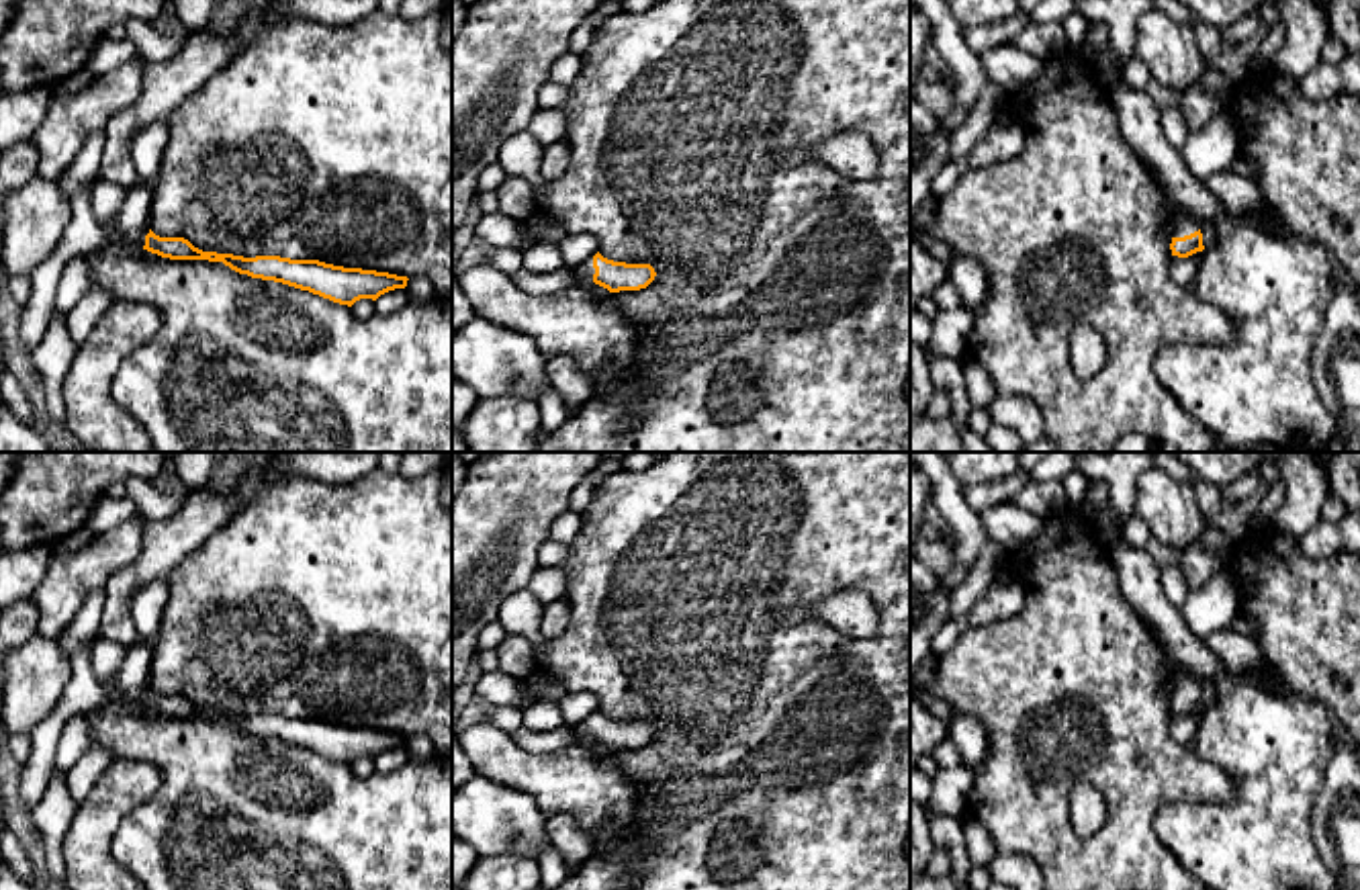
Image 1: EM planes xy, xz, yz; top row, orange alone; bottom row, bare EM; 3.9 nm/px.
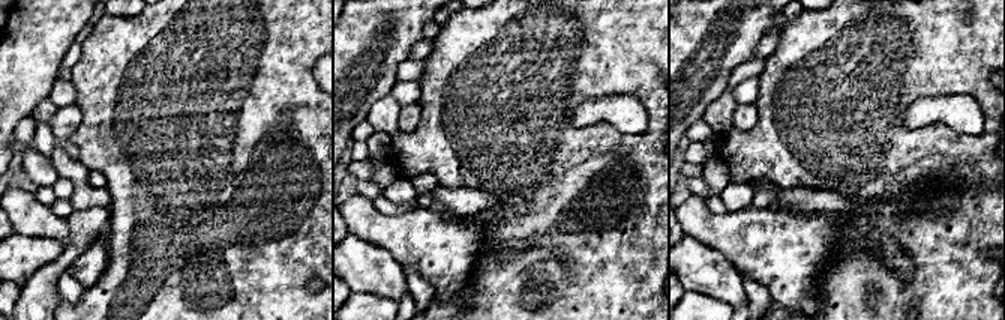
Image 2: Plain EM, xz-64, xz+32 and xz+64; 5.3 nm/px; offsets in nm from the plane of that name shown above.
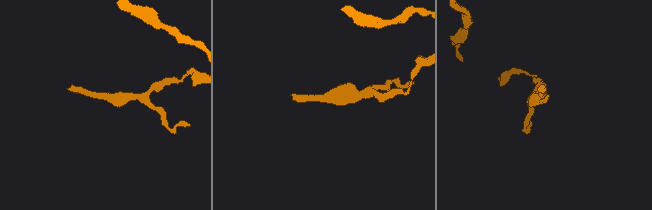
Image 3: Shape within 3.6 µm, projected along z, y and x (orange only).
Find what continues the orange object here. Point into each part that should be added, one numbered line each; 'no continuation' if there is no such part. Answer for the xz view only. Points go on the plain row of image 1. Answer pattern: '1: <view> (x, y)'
1: xz (583, 731)

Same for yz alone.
1: yz (1185, 682)

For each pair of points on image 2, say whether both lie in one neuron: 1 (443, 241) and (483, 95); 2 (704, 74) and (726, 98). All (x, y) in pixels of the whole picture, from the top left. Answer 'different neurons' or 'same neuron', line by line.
1: different neurons
2: different neurons

